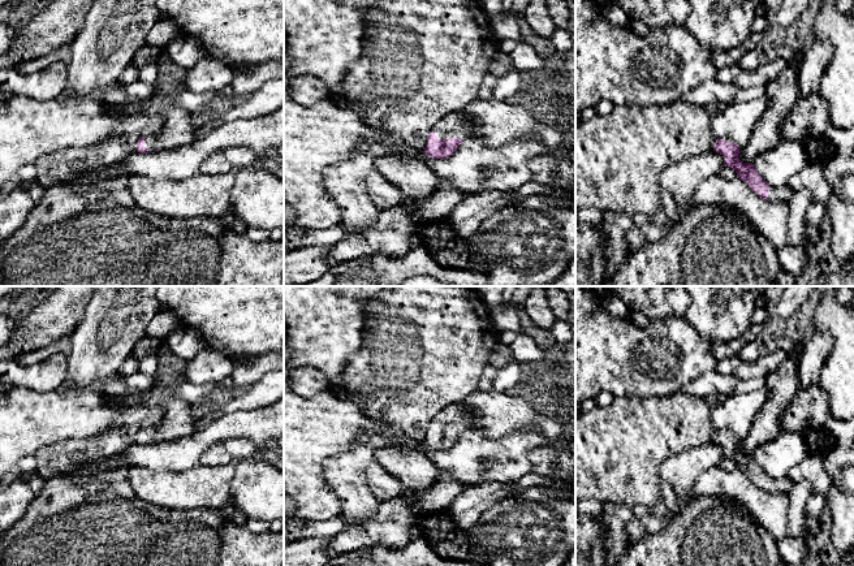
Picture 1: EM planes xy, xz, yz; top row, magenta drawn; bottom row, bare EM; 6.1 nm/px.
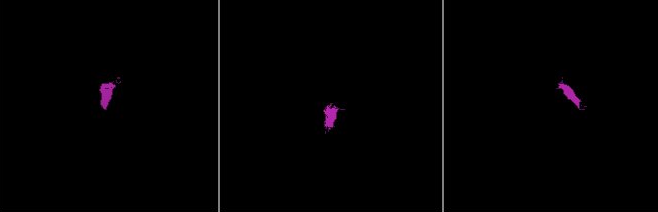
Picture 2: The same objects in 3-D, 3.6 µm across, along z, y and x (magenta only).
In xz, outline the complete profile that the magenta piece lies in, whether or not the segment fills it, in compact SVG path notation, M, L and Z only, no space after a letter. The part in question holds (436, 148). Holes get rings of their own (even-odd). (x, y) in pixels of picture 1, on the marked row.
M462 112L445 116L427 135L424 154L432 159L449 157L469 138L475 138L475 126Z

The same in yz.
M717 138L713 144L713 151L721 154L724 157L724 165L736 170L737 177L746 182L750 189L758 194L762 199L768 202L784 202L789 204L789 198L793 190L789 185L781 187L769 186L756 172L751 163L743 163L739 160L739 146L734 142L726 143L724 139Z

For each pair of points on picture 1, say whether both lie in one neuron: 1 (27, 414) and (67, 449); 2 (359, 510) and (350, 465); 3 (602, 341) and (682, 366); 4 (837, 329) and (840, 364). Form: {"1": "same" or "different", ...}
{"1": "different", "2": "same", "3": "same", "4": "same"}

